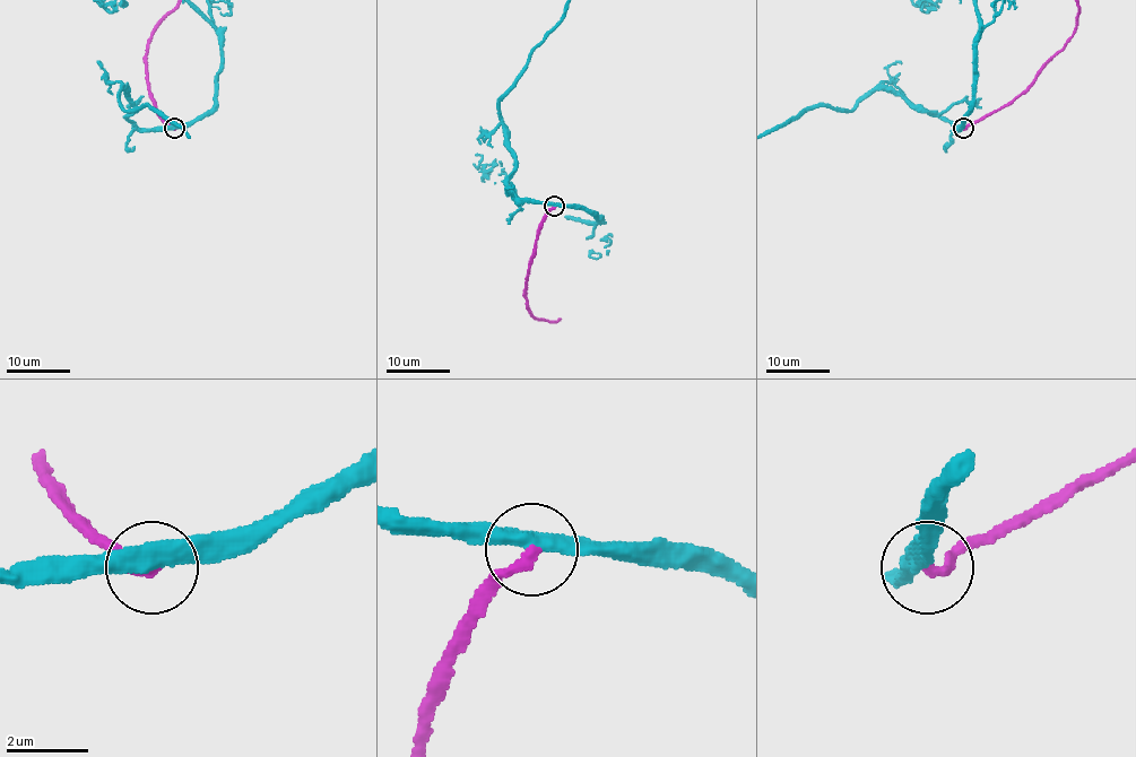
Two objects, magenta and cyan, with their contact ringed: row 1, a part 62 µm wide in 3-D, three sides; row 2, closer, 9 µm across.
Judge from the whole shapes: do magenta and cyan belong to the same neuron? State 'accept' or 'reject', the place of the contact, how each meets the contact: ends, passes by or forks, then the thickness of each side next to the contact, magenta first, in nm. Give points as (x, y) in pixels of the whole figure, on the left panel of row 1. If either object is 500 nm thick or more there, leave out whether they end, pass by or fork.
reject; at (174, 128); magenta ends there; cyan passes by; 260 nm thick on the magenta side, 420 nm on the other

